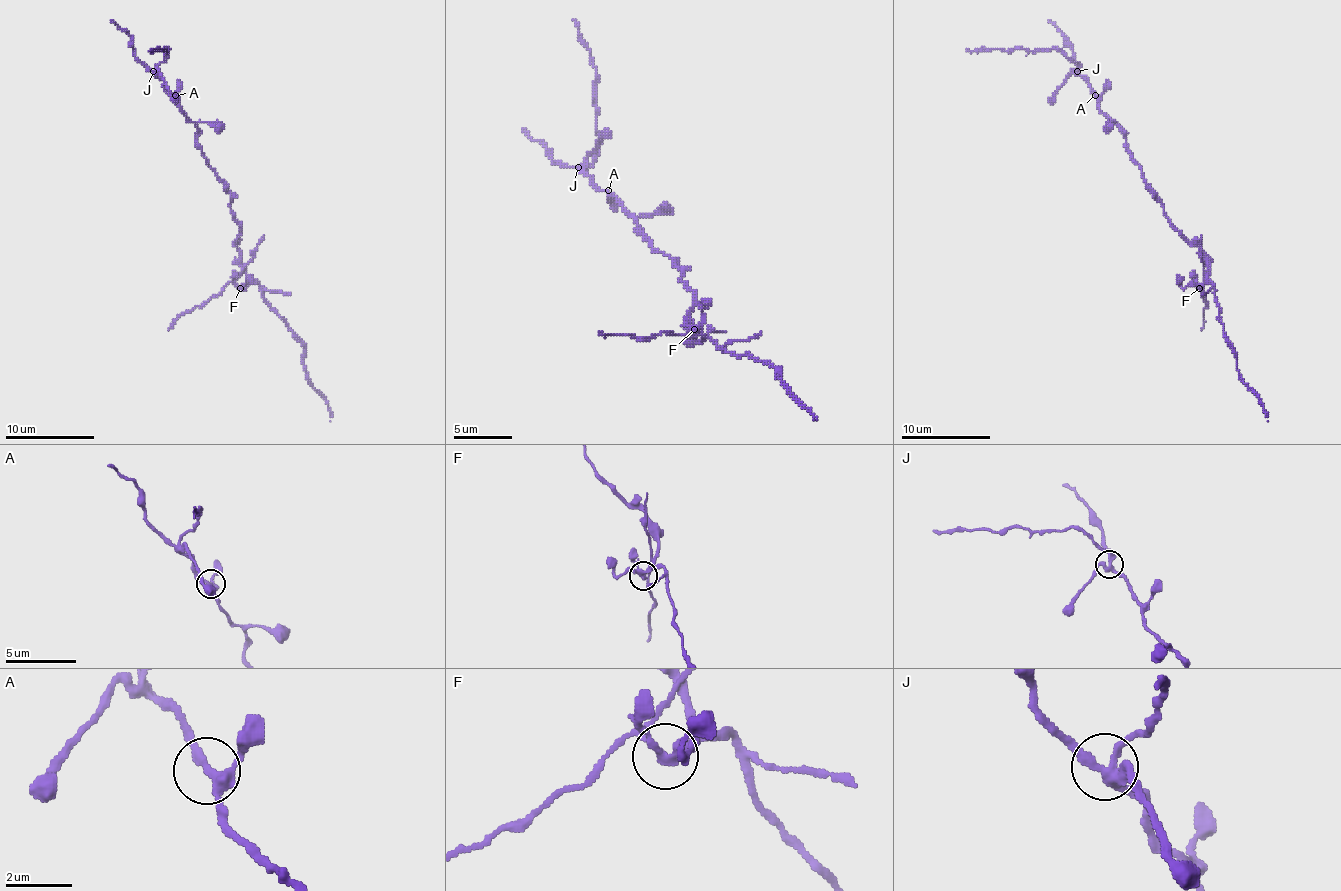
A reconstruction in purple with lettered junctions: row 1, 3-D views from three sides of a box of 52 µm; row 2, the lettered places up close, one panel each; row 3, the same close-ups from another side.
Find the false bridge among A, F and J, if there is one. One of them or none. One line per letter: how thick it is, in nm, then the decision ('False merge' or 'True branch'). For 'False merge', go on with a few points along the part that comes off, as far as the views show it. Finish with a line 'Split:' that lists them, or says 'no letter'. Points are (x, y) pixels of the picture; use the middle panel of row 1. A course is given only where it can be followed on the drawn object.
A: Thickness 260 nm. True branch
F: Thickness 240 nm. False merge. Course of the part to remove: (693, 329), (681, 334), (664, 332), (643, 337), (599, 332)
J: Thickness 280 nm. True branch
Split: F

